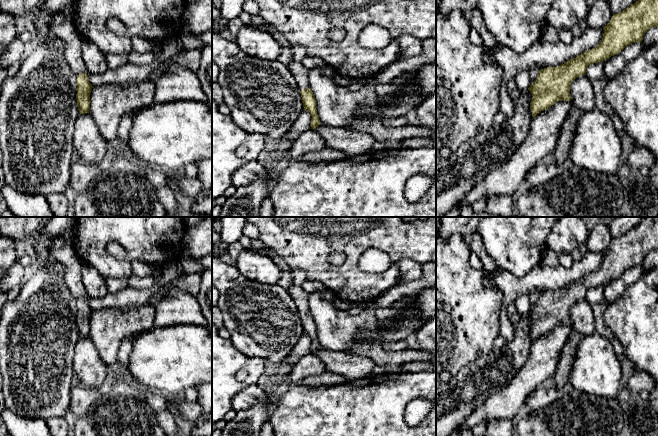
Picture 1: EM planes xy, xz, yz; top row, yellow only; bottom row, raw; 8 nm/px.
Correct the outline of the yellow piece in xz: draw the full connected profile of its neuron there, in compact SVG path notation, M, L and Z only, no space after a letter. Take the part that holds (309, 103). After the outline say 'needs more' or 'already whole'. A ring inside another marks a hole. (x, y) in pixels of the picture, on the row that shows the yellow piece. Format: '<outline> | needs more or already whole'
M293 59L289 62L287 67L292 73L300 90L304 110L311 114L311 129L314 130L321 122L317 114L316 100L308 82L310 70L303 66L301 62L297 62Z | needs more

